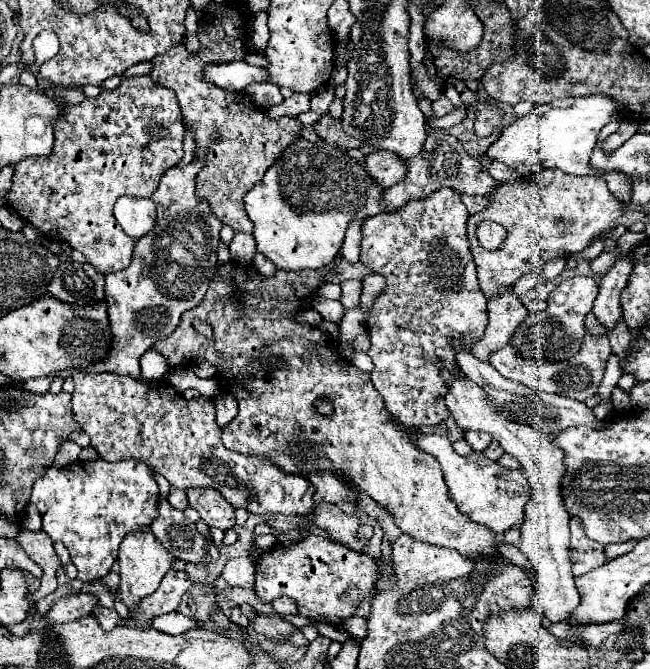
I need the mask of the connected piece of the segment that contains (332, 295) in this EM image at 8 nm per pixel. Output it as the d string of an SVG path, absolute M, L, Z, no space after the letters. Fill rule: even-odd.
M326 282L320 290L318 290L318 294L320 296L324 296L324 298L330 298L330 300L340 300L340 284L332 284L332 282Z

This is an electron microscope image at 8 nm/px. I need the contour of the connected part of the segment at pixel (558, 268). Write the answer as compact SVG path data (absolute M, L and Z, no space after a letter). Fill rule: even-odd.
M558 258L558 260L554 260L554 262L548 262L546 266L544 266L544 278L558 278L562 272L564 272L564 268L566 268L566 260L564 258Z

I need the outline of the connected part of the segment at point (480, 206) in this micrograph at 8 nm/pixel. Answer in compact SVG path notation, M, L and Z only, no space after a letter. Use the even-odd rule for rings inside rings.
M462 196L462 202L464 202L464 206L466 206L466 210L470 212L470 214L474 214L474 212L480 212L480 210L484 210L486 208L486 204L488 204L488 196Z

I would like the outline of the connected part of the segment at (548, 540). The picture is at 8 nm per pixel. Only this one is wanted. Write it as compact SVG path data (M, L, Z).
M452 372L444 402L450 408L450 414L454 416L460 428L488 432L494 440L502 444L504 452L520 460L520 470L524 472L524 476L532 486L532 498L526 504L526 510L524 510L526 518L524 518L524 526L520 528L522 530L520 552L524 552L530 558L538 578L538 588L532 594L532 602L534 602L532 608L538 614L548 616L550 622L564 622L568 614L572 614L572 610L578 606L578 592L574 586L574 578L570 572L572 564L568 558L568 550L570 550L568 522L570 520L566 520L566 510L560 498L560 480L564 474L564 462L562 462L564 452L556 446L554 440L538 432L536 428L530 428L530 424L516 424L516 420L502 416L494 406L494 402L490 400L490 396L486 396L486 392L482 392L482 388L478 388L478 384L474 384L466 374Z

